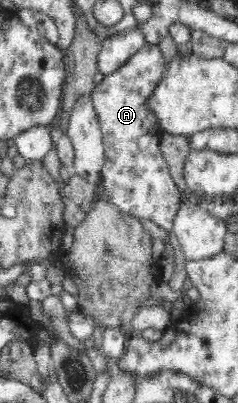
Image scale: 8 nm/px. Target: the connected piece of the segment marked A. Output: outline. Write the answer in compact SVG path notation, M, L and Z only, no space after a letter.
M147 42L113 73L105 75L90 92L90 97L102 132L104 165L101 184L106 201L122 213L148 219L170 232L180 211L182 196L160 149L165 131L148 104L164 78L166 67L159 45Z

